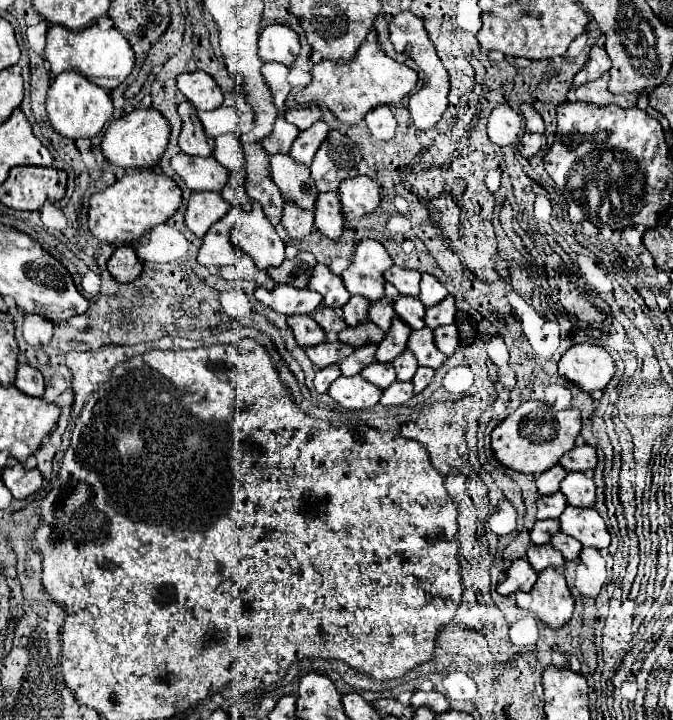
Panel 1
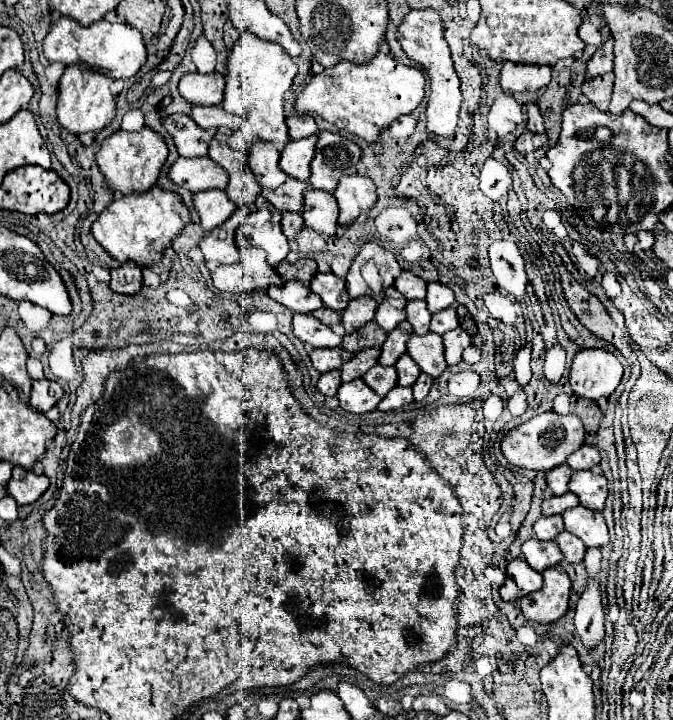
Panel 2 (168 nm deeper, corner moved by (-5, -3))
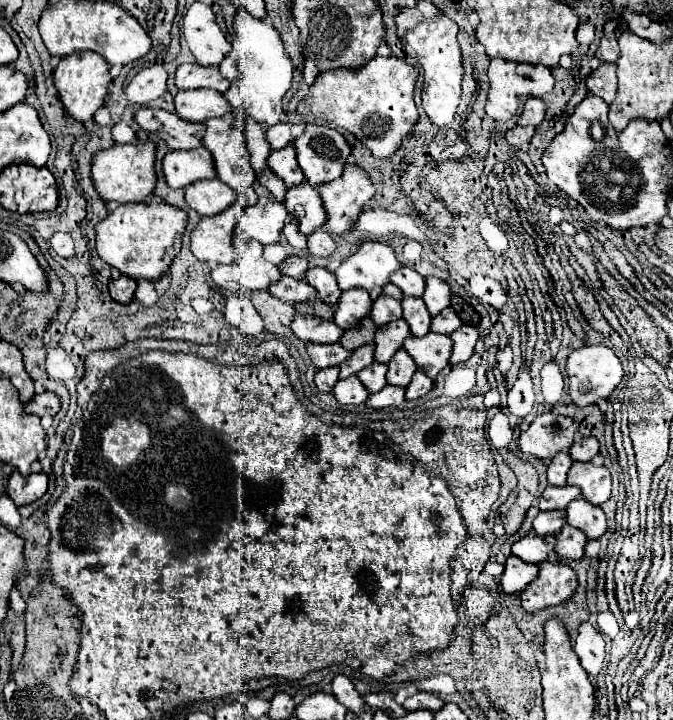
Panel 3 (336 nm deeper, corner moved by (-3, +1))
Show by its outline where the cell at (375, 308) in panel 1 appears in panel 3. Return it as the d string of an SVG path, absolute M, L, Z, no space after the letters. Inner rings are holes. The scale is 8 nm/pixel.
M391 282L385 284L381 296L373 302L373 308L369 312L371 320L377 326L383 326L395 318L401 318L401 300L403 300L401 290Z

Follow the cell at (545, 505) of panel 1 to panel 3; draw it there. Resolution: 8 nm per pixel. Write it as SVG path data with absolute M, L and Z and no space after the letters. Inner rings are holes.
M547 486L539 498L539 508L541 510L567 508L567 504L575 498L581 498L581 490L577 486L561 486L561 488Z

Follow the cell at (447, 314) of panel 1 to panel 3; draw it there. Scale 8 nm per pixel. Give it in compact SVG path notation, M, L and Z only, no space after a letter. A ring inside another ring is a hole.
M449 306L445 308L443 312L439 312L433 320L431 320L431 332L437 332L437 334L451 334L455 332L457 328L461 328L461 320L459 316L455 314L455 310Z

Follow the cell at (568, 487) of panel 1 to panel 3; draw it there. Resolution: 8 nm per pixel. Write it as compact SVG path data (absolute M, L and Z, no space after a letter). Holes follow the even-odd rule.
M575 462L567 476L567 484L579 486L583 498L591 504L603 504L611 496L611 474L605 466L593 466L591 462Z

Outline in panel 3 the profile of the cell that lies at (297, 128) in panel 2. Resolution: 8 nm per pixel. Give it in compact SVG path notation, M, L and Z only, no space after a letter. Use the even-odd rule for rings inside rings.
M303 122L301 124L275 124L265 130L265 136L267 136L271 150L281 150L287 144L291 144L295 138L299 138L303 130L305 130Z

